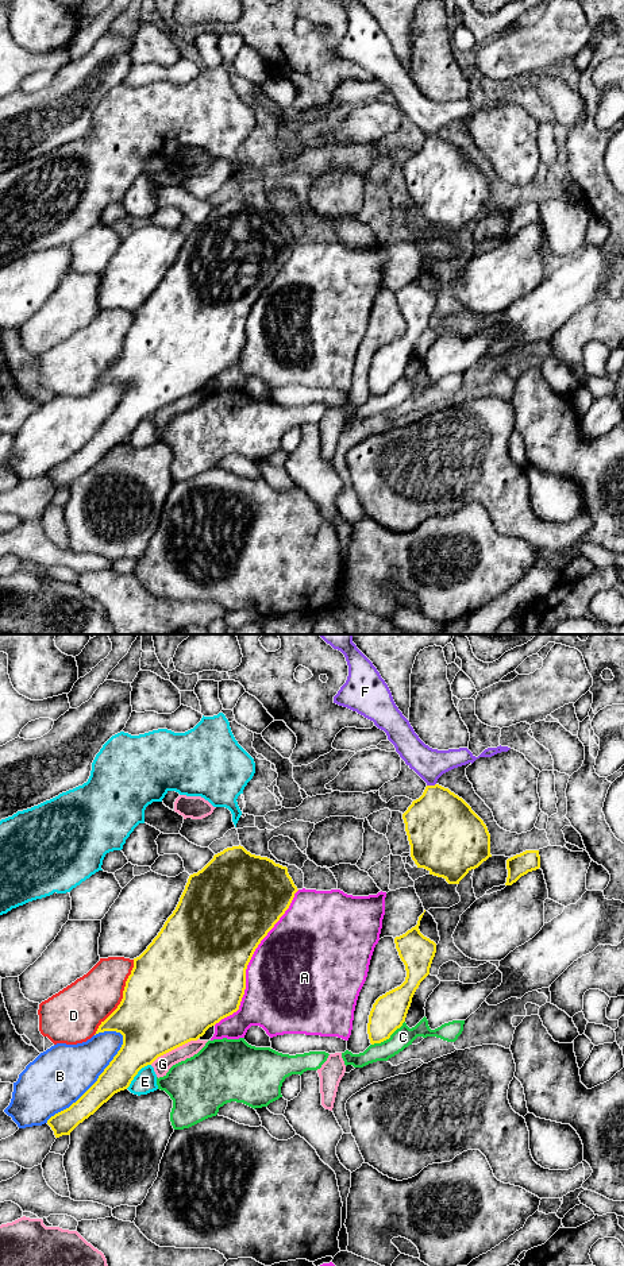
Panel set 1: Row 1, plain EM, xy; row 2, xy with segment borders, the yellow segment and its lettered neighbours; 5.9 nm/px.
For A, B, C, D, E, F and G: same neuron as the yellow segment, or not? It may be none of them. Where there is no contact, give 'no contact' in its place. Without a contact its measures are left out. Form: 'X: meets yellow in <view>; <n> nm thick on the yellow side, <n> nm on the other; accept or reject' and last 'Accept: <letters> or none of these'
A: meets yellow in xy; 500 nm thick on the yellow side, 500 nm on the other; reject
B: meets yellow in xy; 170 nm thick on the yellow side, 360 nm on the other; reject
C: meets yellow in xy; 200 nm thick on the yellow side, 120 nm on the other; reject
D: meets yellow in xy; 500 nm thick on the yellow side, 300 nm on the other; reject
E: meets yellow in xy; 300 nm thick on the yellow side, 140 nm on the other; reject
F: meets yellow in xy; 420 nm thick on the yellow side, 190 nm on the other; accept
G: meets yellow in xy; 500 nm thick on the yellow side, 100 nm on the other; reject
Accept: F

